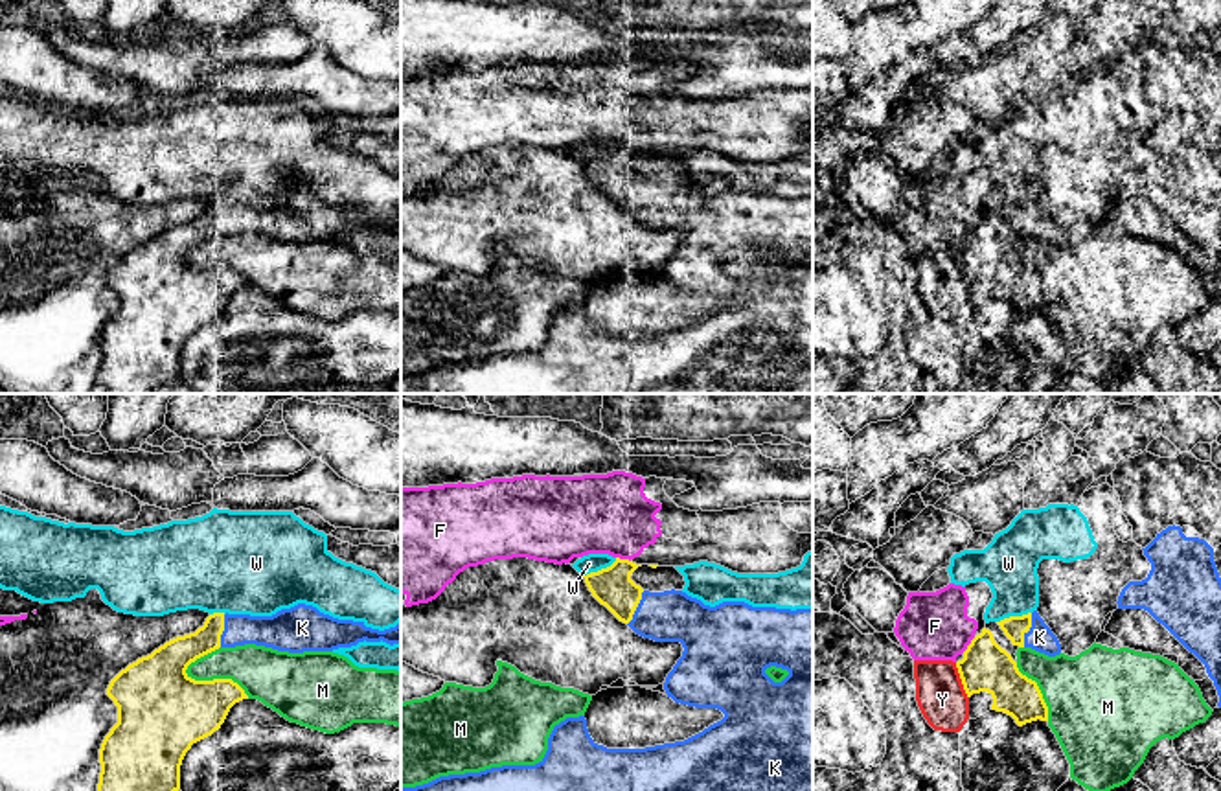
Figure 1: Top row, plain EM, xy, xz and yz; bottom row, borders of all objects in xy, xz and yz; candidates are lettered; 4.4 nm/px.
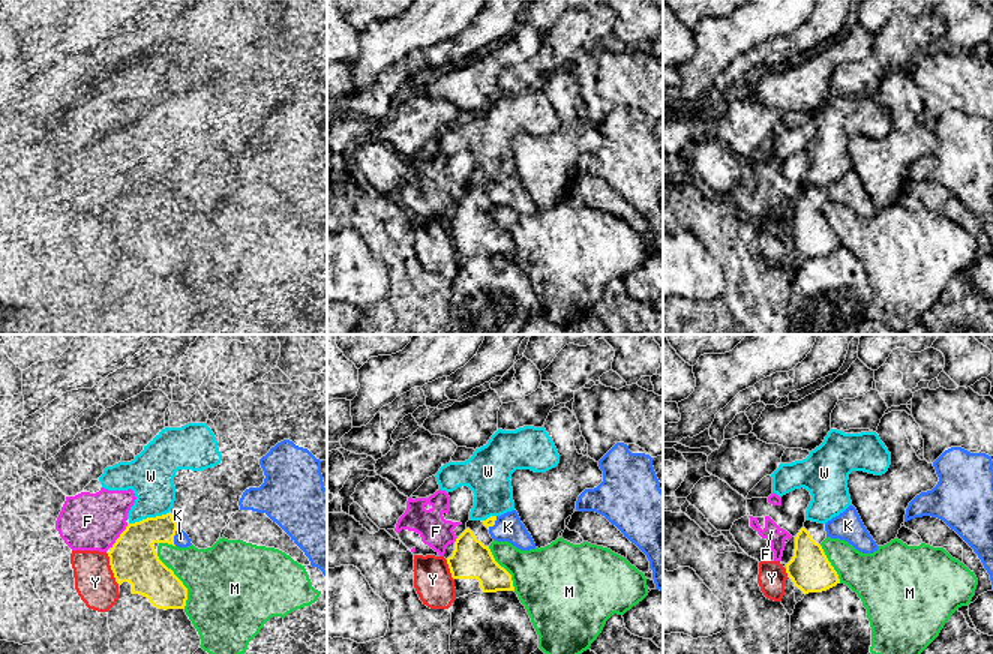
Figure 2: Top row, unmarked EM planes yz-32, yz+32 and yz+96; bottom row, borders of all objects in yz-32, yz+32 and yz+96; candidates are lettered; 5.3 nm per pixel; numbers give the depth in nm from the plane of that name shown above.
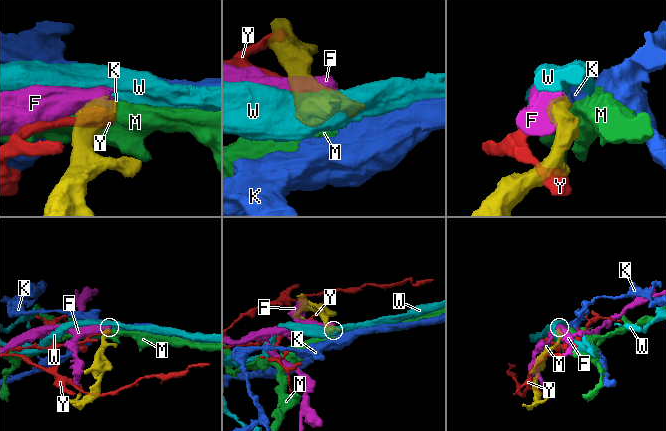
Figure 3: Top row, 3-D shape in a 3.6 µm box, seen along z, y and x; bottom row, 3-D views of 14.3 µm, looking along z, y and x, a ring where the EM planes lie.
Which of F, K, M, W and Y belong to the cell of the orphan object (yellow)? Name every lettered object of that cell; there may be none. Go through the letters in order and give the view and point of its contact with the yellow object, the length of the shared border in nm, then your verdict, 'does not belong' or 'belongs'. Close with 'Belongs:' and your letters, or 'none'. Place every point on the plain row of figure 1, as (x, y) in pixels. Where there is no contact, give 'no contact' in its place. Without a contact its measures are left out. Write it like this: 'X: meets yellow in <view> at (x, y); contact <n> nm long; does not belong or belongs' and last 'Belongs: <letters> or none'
F: meets yellow in yz at (969, 232); contact 90 nm long; does not belong
K: meets yellow in yz at (1028, 217); contact 160 nm long; belongs
M: meets yellow in xy at (217, 267); contact 320 nm long; does not belong
W: meets yellow in xz at (602, 157); contact 170 nm long; does not belong
Y: meets yellow in yz at (962, 269); contact 170 nm long; does not belong
Belongs: K

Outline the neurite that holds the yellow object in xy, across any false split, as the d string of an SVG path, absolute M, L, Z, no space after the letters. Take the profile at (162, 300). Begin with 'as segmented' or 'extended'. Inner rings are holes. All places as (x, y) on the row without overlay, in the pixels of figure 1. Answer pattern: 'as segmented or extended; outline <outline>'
extended; outline M298 191L272 204L213 201L195 221L177 224L151 243L121 258L108 272L107 283L118 294L118 311L99 337L99 372L96 384L108 394L154 394L180 377L180 353L193 331L211 324L224 311L230 296L248 287L232 267L195 269L186 258L197 246L219 237L256 232L278 239L333 239L359 230L401 232L401 210L379 219L364 210L338 208L313 193Z

